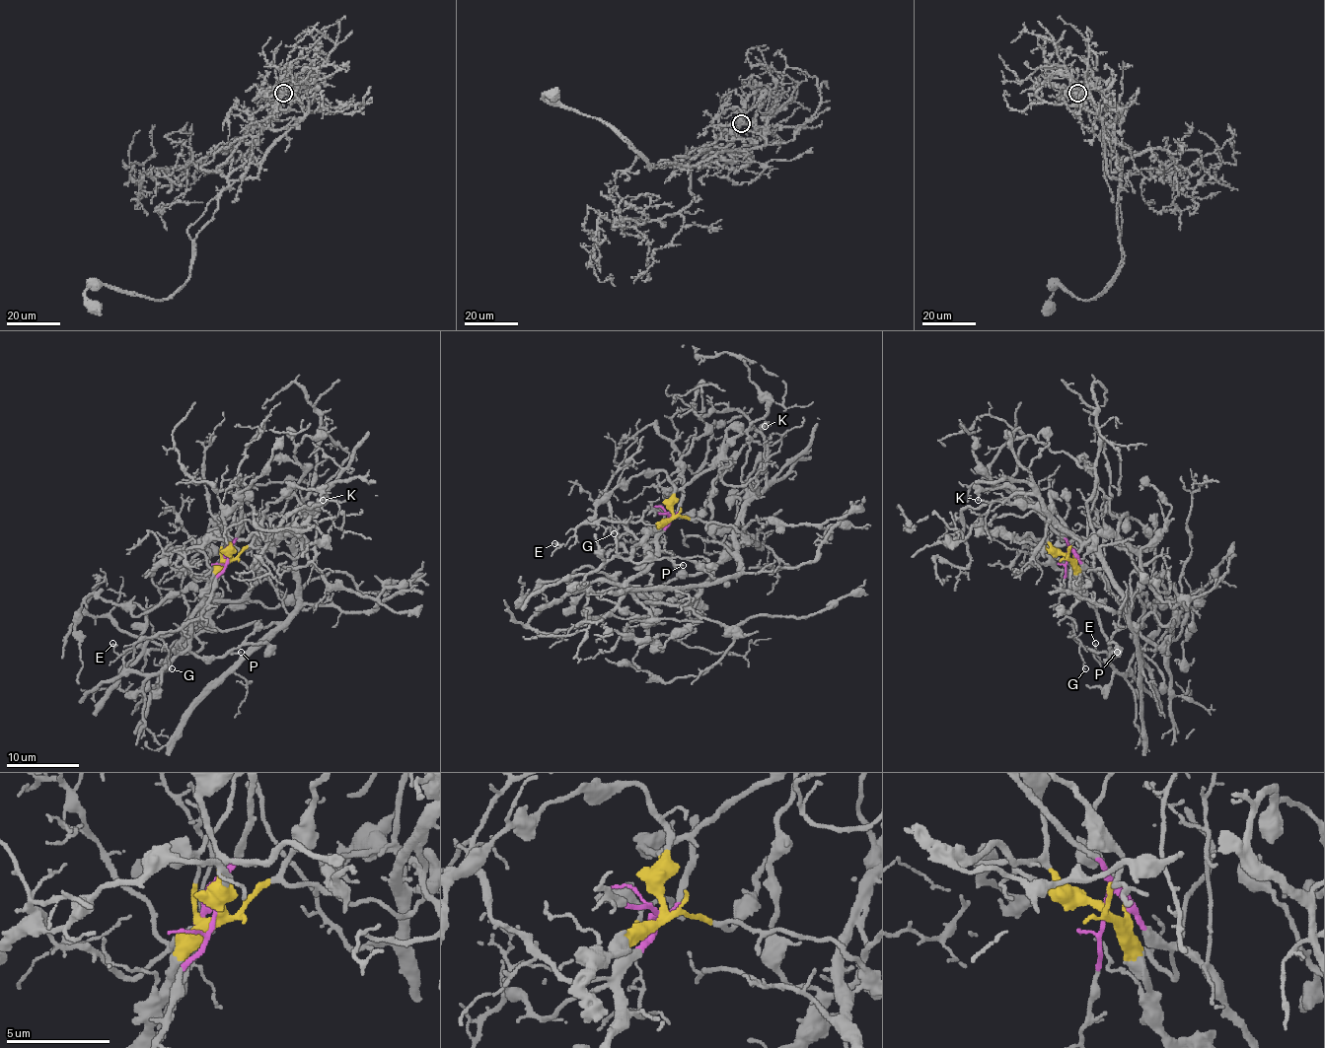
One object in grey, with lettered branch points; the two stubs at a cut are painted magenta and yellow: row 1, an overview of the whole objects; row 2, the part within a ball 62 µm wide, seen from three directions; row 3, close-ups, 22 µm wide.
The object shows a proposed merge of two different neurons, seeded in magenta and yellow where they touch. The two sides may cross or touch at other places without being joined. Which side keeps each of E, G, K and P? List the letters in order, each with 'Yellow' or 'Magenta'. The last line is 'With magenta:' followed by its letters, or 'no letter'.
E: Magenta
G: Magenta
K: Yellow
P: Yellow
With magenta: E, G

